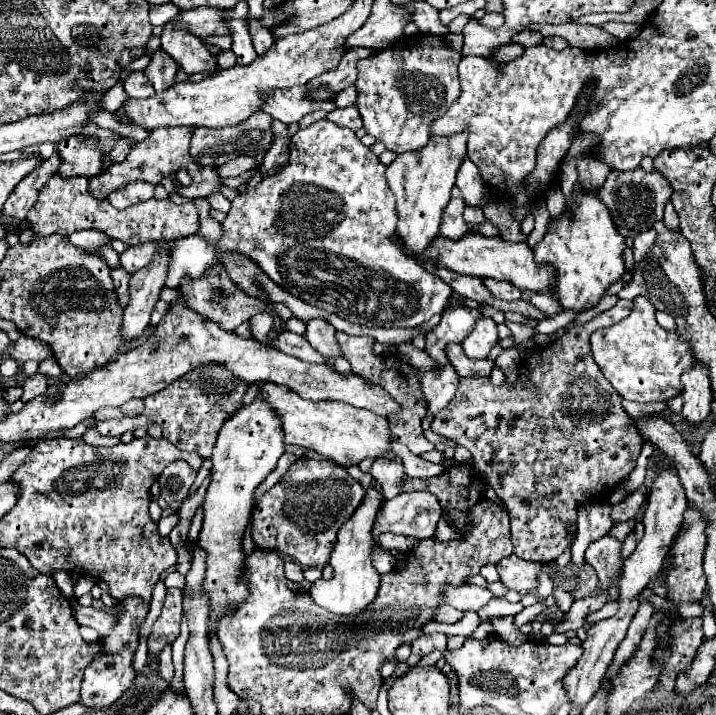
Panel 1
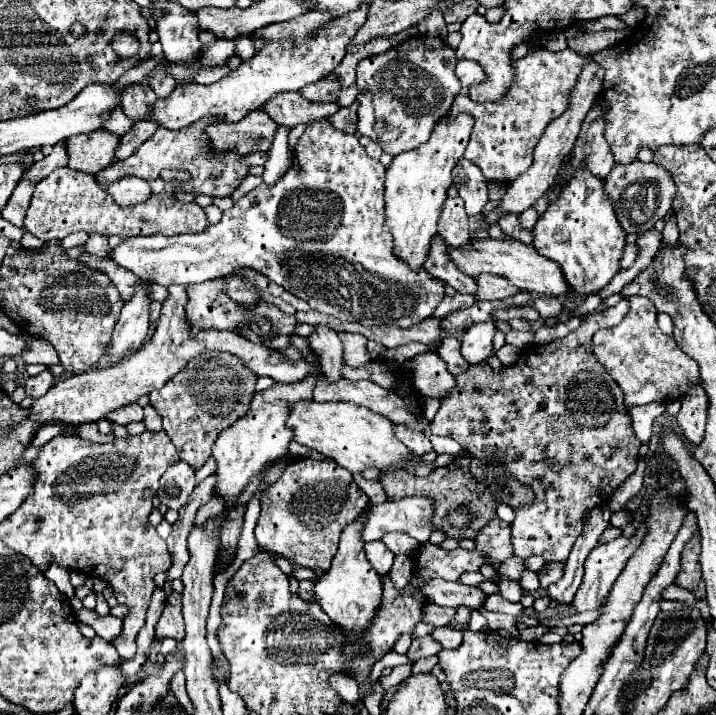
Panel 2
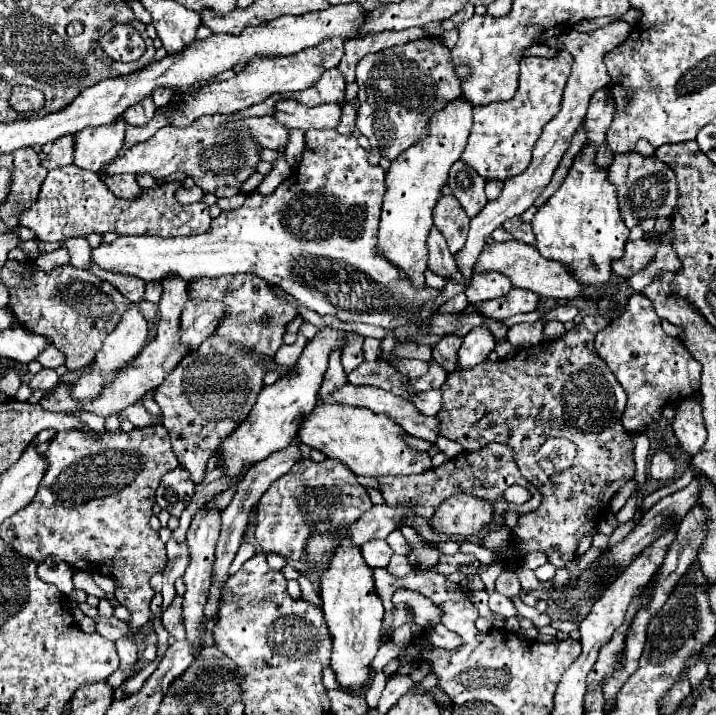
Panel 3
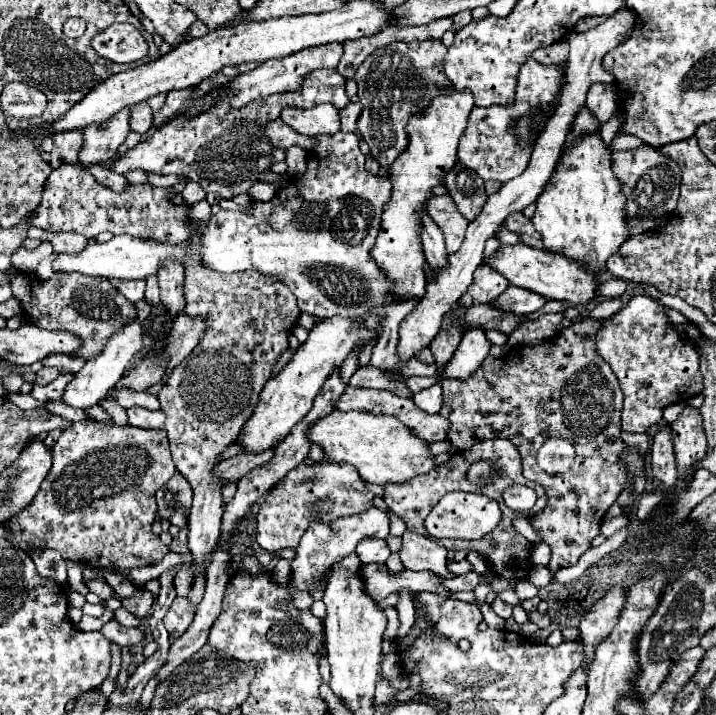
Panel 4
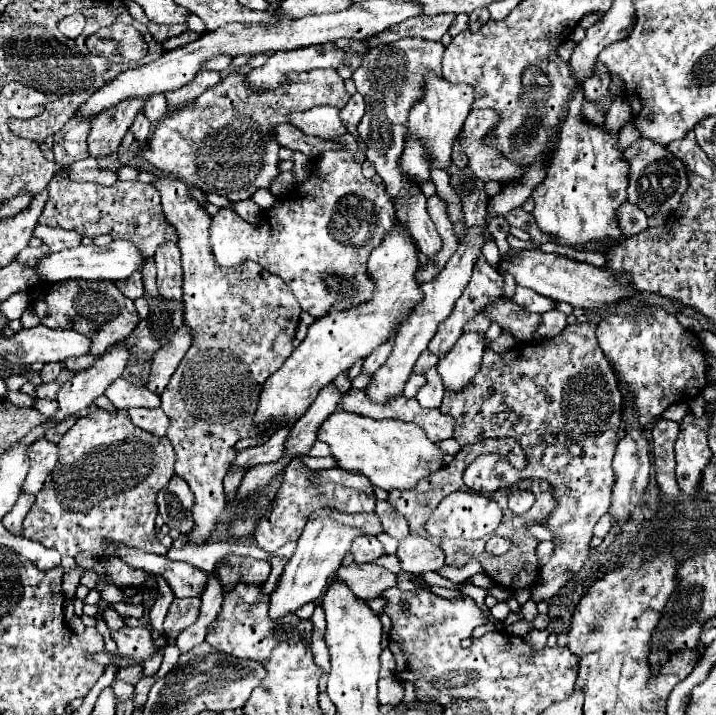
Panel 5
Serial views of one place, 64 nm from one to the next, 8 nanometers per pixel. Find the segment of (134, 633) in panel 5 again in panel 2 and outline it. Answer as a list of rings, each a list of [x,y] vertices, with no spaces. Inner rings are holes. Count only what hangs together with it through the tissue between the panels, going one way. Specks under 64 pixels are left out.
[[[82,608],[76,612],[78,620],[80,622],[86,622],[90,624],[98,636],[102,636],[104,640],[112,642],[116,636],[120,636],[122,632],[122,620],[120,618],[114,618],[114,616],[98,616],[94,610],[88,610],[88,608]]]

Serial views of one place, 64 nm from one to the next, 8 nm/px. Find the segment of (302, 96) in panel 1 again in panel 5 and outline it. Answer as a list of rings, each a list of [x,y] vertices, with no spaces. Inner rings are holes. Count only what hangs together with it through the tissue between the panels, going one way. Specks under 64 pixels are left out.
[[[318,106],[306,112],[298,112],[294,114],[292,124],[298,126],[304,134],[322,140],[338,140],[342,134],[348,132],[340,118],[340,110],[330,106]]]

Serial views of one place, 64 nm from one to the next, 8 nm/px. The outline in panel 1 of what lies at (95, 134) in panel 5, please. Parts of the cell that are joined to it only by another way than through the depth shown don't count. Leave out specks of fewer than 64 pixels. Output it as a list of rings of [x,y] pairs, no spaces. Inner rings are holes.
[[[70,136],[58,142],[58,154],[62,158],[62,166],[58,174],[66,176],[96,176],[104,168],[106,152],[98,148],[98,140]]]

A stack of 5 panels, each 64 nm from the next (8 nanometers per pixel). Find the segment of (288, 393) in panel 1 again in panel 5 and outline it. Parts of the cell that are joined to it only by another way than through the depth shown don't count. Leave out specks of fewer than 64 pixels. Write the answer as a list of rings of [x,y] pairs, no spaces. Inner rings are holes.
[[[334,412],[318,428],[318,440],[330,446],[340,468],[364,474],[372,486],[384,488],[386,492],[410,490],[422,478],[428,478],[444,466],[444,452],[412,422],[372,420],[350,412]]]

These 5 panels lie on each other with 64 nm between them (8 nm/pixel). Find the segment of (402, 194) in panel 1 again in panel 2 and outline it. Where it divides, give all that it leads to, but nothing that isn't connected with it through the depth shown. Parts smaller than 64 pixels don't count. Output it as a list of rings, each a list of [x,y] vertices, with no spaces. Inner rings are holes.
[[[458,114],[454,118],[442,118],[436,122],[432,136],[426,144],[394,156],[386,168],[386,228],[394,240],[394,256],[408,264],[412,272],[424,268],[428,258],[430,240],[436,234],[436,222],[446,200],[446,190],[452,184],[452,168],[464,156],[474,118],[470,114]]]

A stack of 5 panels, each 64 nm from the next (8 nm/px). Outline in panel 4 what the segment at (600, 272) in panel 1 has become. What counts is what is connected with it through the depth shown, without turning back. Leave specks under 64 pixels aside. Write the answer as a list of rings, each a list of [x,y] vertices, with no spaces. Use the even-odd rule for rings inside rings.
[[[570,128],[558,166],[536,200],[532,224],[548,252],[570,256],[584,262],[590,270],[600,272],[606,260],[630,236],[624,220],[624,204],[622,182],[612,172],[610,146],[606,146],[598,132],[576,136]]]

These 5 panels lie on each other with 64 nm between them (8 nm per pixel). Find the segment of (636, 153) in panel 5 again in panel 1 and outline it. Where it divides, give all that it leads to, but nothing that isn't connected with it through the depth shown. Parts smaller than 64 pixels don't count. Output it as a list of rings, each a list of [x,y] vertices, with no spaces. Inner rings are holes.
[[[638,168],[638,170],[628,170],[628,172],[612,170],[608,174],[604,186],[600,188],[598,196],[610,208],[612,218],[614,218],[614,222],[618,226],[618,232],[624,234],[624,236],[632,236],[634,238],[640,232],[650,230],[654,226],[654,222],[662,220],[664,206],[670,200],[672,192],[674,190],[672,190],[670,182],[658,170],[646,172],[644,168]]]

